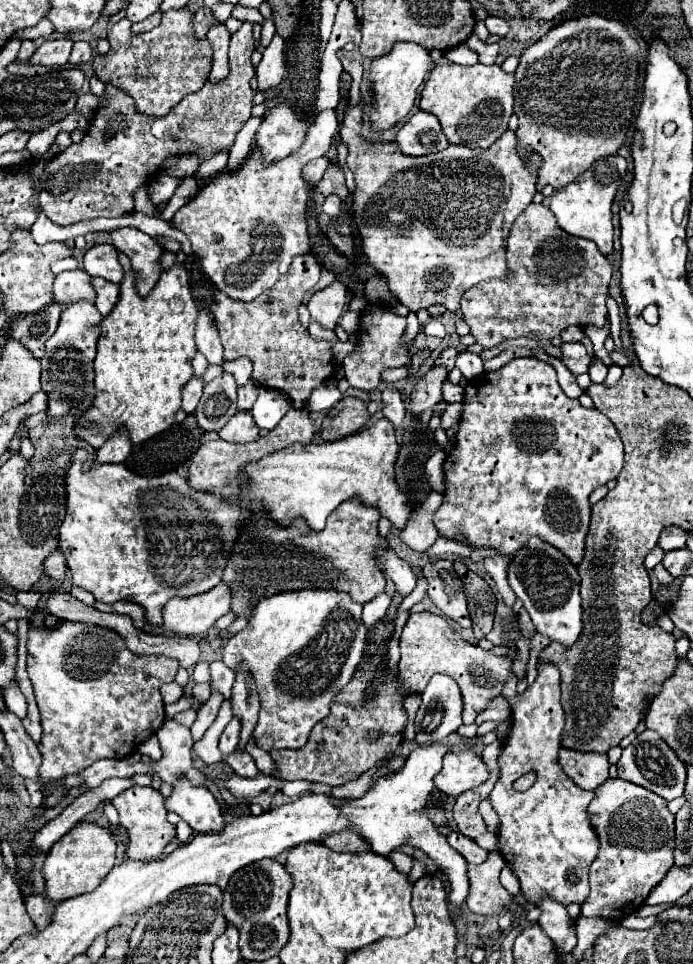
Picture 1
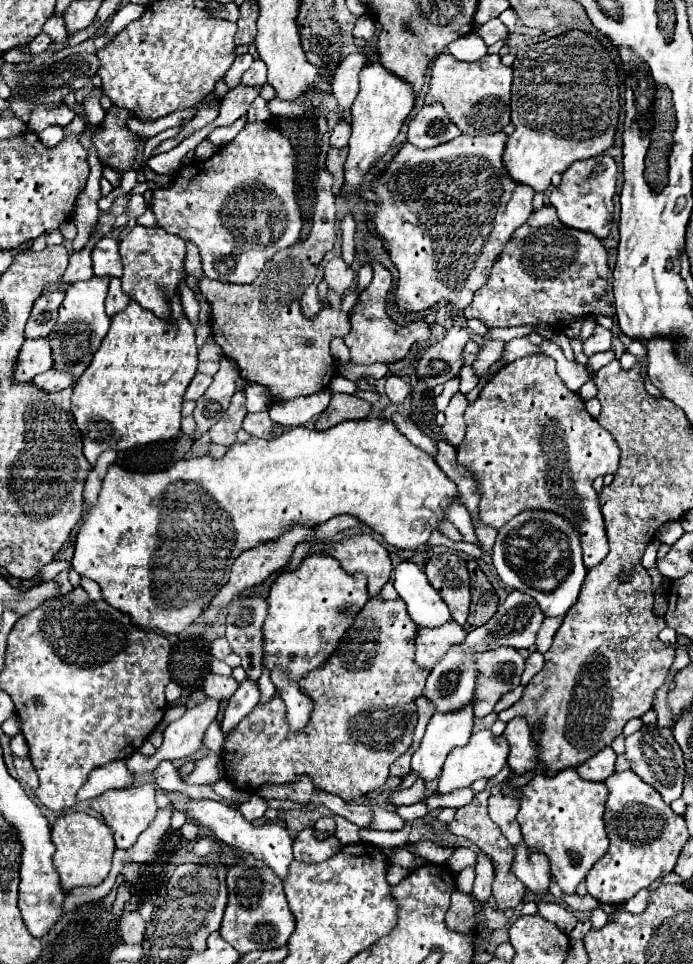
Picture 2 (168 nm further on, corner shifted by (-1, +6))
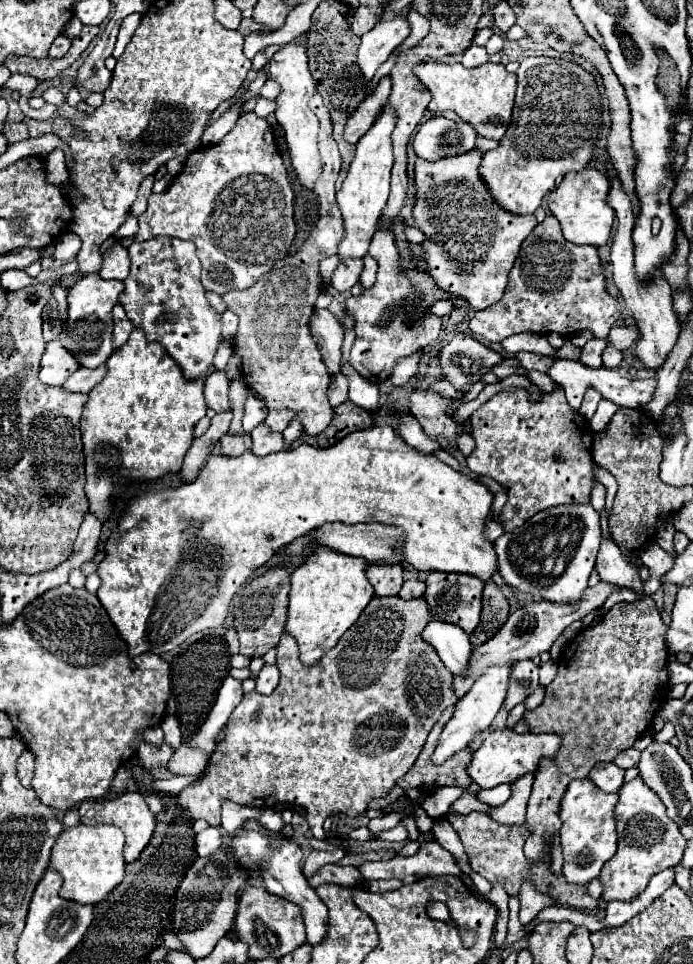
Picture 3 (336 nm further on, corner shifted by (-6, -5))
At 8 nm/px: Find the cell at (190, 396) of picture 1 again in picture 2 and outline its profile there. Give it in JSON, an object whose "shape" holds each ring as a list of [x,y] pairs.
{"shape":[[[196,374],[196,376],[192,378],[192,382],[190,382],[186,394],[184,394],[184,400],[196,400],[196,398],[200,398],[200,396],[206,392],[206,388],[210,386],[210,382],[212,382],[210,376]]]}

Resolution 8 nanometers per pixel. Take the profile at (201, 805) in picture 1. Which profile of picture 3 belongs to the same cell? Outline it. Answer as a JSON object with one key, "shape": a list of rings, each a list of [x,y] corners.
{"shape":[[[239,829],[233,837],[231,837],[233,845],[233,857],[237,861],[241,861],[243,865],[251,867],[253,873],[257,873],[261,877],[261,885],[273,893],[279,895],[283,899],[289,899],[293,903],[297,903],[303,909],[303,919],[305,919],[305,927],[307,927],[307,941],[311,945],[321,943],[321,939],[325,939],[325,927],[327,927],[327,907],[325,903],[315,895],[315,891],[309,887],[303,871],[301,871],[301,859],[303,853],[301,849],[287,837],[281,837],[279,833],[273,833],[271,839],[257,833],[257,831],[247,831],[247,829]]]}

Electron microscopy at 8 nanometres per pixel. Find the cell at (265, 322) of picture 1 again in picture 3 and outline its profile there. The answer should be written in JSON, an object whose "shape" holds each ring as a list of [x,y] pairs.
{"shape":[[[319,93],[311,97],[309,107],[319,117],[321,125],[319,151],[323,173],[319,175],[313,189],[319,199],[319,221],[295,255],[287,255],[285,259],[277,261],[261,279],[257,279],[257,283],[245,291],[229,291],[223,295],[223,299],[227,309],[239,317],[239,331],[235,335],[233,347],[241,357],[247,387],[257,393],[269,409],[265,425],[281,433],[293,419],[299,419],[307,435],[317,435],[333,419],[333,409],[327,399],[331,377],[317,345],[311,339],[309,319],[313,315],[313,303],[323,289],[319,261],[337,253],[343,237],[343,217],[335,201],[335,181],[341,169],[341,157],[333,139],[333,123]]]}

